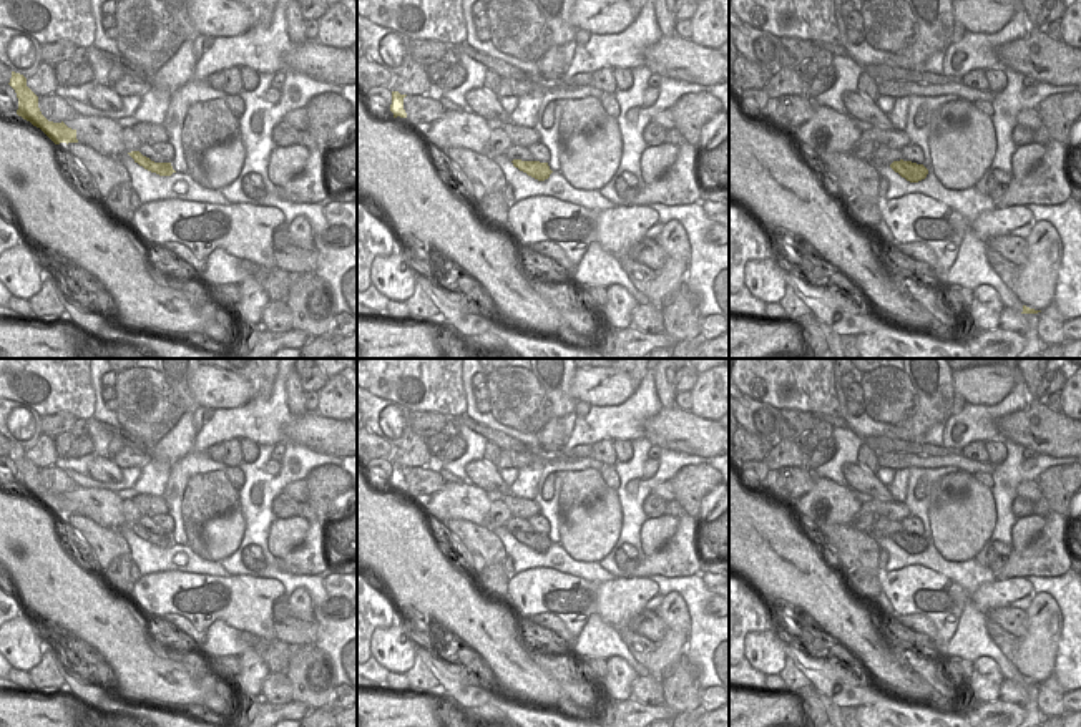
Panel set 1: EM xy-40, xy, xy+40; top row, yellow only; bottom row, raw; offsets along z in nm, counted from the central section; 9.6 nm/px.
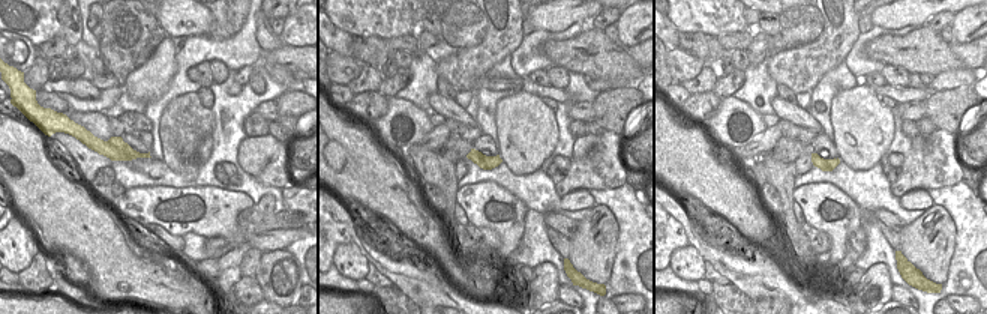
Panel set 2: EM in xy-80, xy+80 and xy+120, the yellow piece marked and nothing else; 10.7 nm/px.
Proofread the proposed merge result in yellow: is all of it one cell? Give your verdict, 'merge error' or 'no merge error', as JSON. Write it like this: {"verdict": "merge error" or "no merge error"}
{"verdict": "merge error"}

